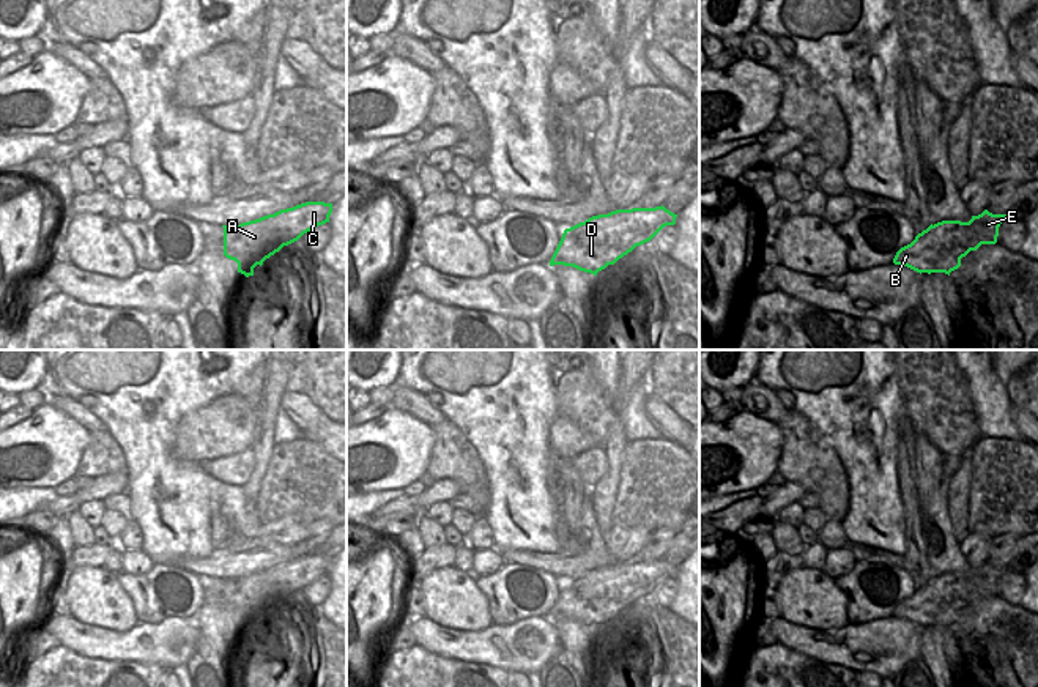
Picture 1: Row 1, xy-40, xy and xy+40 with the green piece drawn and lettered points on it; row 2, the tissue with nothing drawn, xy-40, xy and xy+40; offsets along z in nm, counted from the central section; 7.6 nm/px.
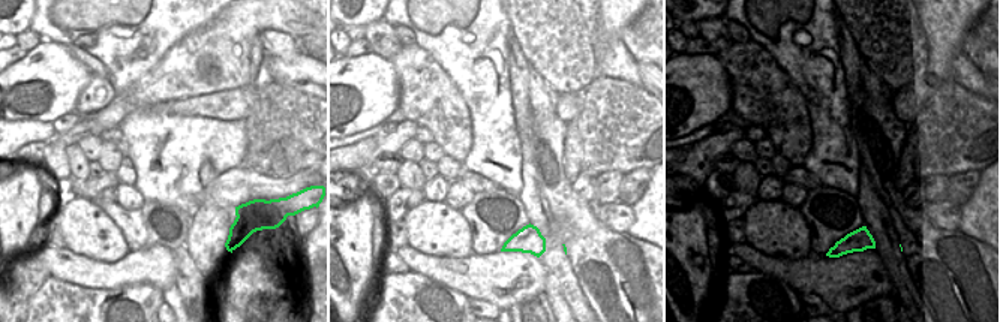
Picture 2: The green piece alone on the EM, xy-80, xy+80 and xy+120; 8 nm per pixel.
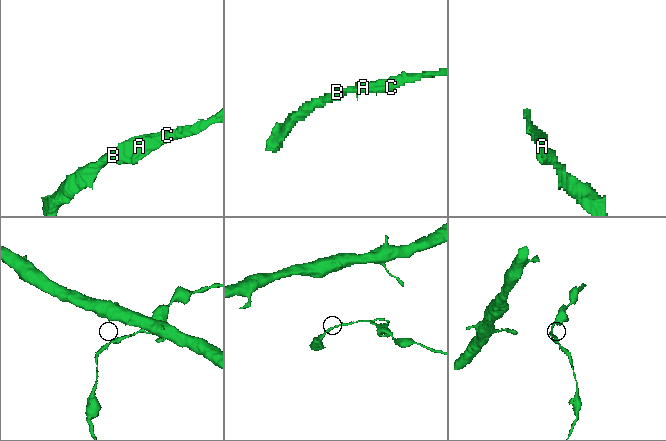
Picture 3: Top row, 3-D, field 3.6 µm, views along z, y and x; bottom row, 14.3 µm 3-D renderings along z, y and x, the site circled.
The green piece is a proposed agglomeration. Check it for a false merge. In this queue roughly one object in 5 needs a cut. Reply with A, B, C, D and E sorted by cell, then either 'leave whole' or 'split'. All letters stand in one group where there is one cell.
groups A B C D E; leave whole

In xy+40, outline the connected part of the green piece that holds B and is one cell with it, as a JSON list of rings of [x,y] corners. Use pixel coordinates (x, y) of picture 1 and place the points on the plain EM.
[[[984,563],[972,569],[969,575],[942,574],[931,577],[915,592],[901,600],[895,618],[907,619],[917,626],[945,626],[961,619],[961,611],[981,597],[995,597],[1000,577],[1010,572],[1006,567],[992,567]]]

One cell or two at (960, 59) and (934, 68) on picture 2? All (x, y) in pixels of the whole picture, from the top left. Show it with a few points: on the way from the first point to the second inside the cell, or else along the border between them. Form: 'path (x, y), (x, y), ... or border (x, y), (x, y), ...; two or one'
border (961, 50), (951, 65), (952, 80); two

